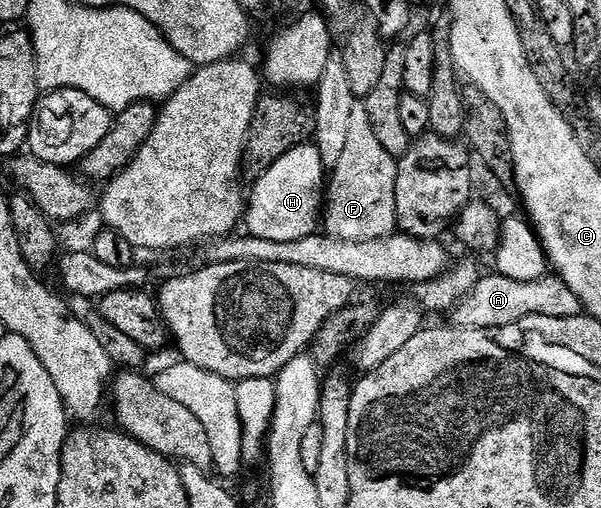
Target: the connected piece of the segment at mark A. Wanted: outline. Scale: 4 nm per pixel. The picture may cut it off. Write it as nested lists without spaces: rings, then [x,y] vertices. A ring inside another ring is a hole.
[[[498,274],[480,275],[477,286],[461,298],[459,305],[449,313],[450,323],[465,330],[493,330],[501,326],[513,326],[521,318],[544,316],[545,318],[573,318],[583,312],[583,303],[554,274],[546,274],[536,281],[517,281]]]

